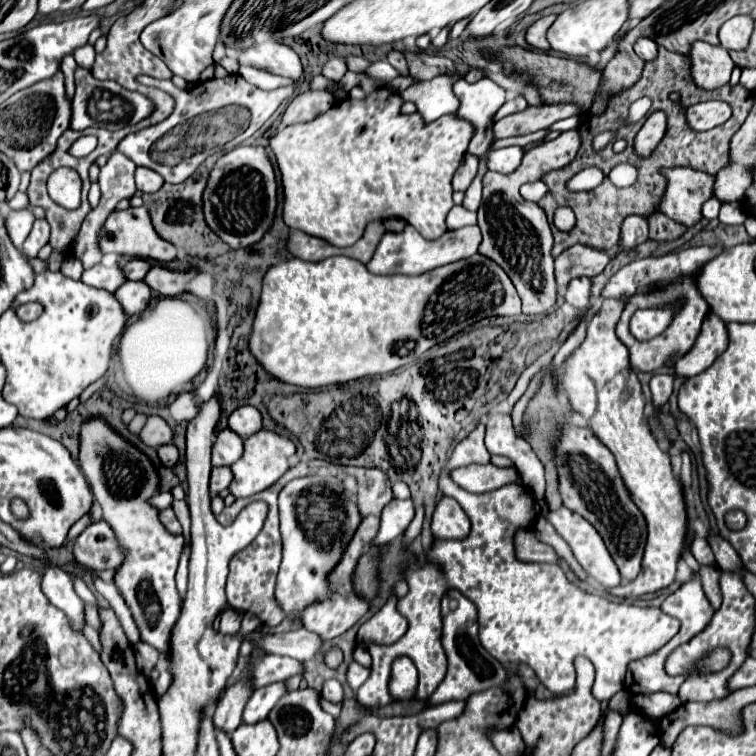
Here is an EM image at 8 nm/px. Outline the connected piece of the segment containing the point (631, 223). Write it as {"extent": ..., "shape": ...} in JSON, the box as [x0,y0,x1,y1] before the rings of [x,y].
{"extent":[620,216,648,250],"shape":[[[628,216],[623,221],[620,232],[621,249],[630,250],[648,240],[648,222],[642,216]]]}

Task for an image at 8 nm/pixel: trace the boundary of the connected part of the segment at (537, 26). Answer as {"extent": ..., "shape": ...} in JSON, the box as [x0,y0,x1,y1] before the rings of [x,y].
{"extent":[526,14,556,50],"shape":[[[556,14],[544,16],[544,18],[540,18],[538,22],[534,22],[534,24],[528,28],[528,32],[526,32],[526,40],[528,40],[534,48],[538,48],[538,50],[546,50],[546,44],[548,44],[546,32],[548,32],[548,28],[550,28],[550,24],[552,24],[554,20],[556,20]]]}

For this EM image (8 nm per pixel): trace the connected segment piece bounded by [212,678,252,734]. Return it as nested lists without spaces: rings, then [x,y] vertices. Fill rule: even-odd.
[[[242,678],[238,684],[228,688],[224,696],[218,700],[216,712],[214,712],[214,726],[222,732],[232,734],[242,724],[242,710],[252,694],[252,686],[246,678]]]

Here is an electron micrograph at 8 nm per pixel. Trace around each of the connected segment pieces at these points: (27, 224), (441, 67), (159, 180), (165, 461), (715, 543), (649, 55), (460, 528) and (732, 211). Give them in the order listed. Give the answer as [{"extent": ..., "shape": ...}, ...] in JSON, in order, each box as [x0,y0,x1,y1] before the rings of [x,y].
[{"extent":[6,208,34,250],"shape":[[[24,208],[24,210],[12,210],[8,216],[6,216],[6,230],[14,242],[14,246],[20,250],[22,248],[22,242],[26,240],[26,236],[30,234],[32,230],[32,224],[34,224],[34,214]]]},{"extent":[406,54,456,80],"shape":[[[406,54],[410,76],[416,76],[420,80],[432,80],[436,76],[442,76],[446,72],[452,72],[456,64],[442,56],[432,54]]]},{"extent":[136,168,164,192],"shape":[[[136,168],[136,186],[140,192],[158,192],[162,188],[164,178],[150,168]]]},{"extent":[158,444,178,468],"shape":[[[174,444],[160,446],[160,448],[158,448],[158,458],[160,458],[162,466],[166,466],[166,468],[172,468],[172,466],[178,462],[178,448],[176,448]]]},{"extent":[708,536,742,572],"shape":[[[710,536],[708,542],[710,542],[712,550],[714,550],[716,564],[718,564],[722,570],[736,570],[736,572],[738,572],[738,568],[742,568],[738,554],[736,554],[736,550],[730,546],[728,540],[724,540],[722,536]]]},{"extent":[634,38,658,62],"shape":[[[640,38],[636,44],[634,44],[634,52],[644,60],[644,62],[650,62],[658,56],[658,44],[650,38]]]},{"extent":[432,496,470,538],"shape":[[[444,496],[432,516],[432,534],[434,538],[466,538],[470,532],[470,520],[466,516],[466,512],[460,508],[460,504],[450,498]]]},{"extent":[720,202,746,224],"shape":[[[724,202],[720,208],[720,222],[722,224],[744,224],[746,214],[738,202]]]}]

